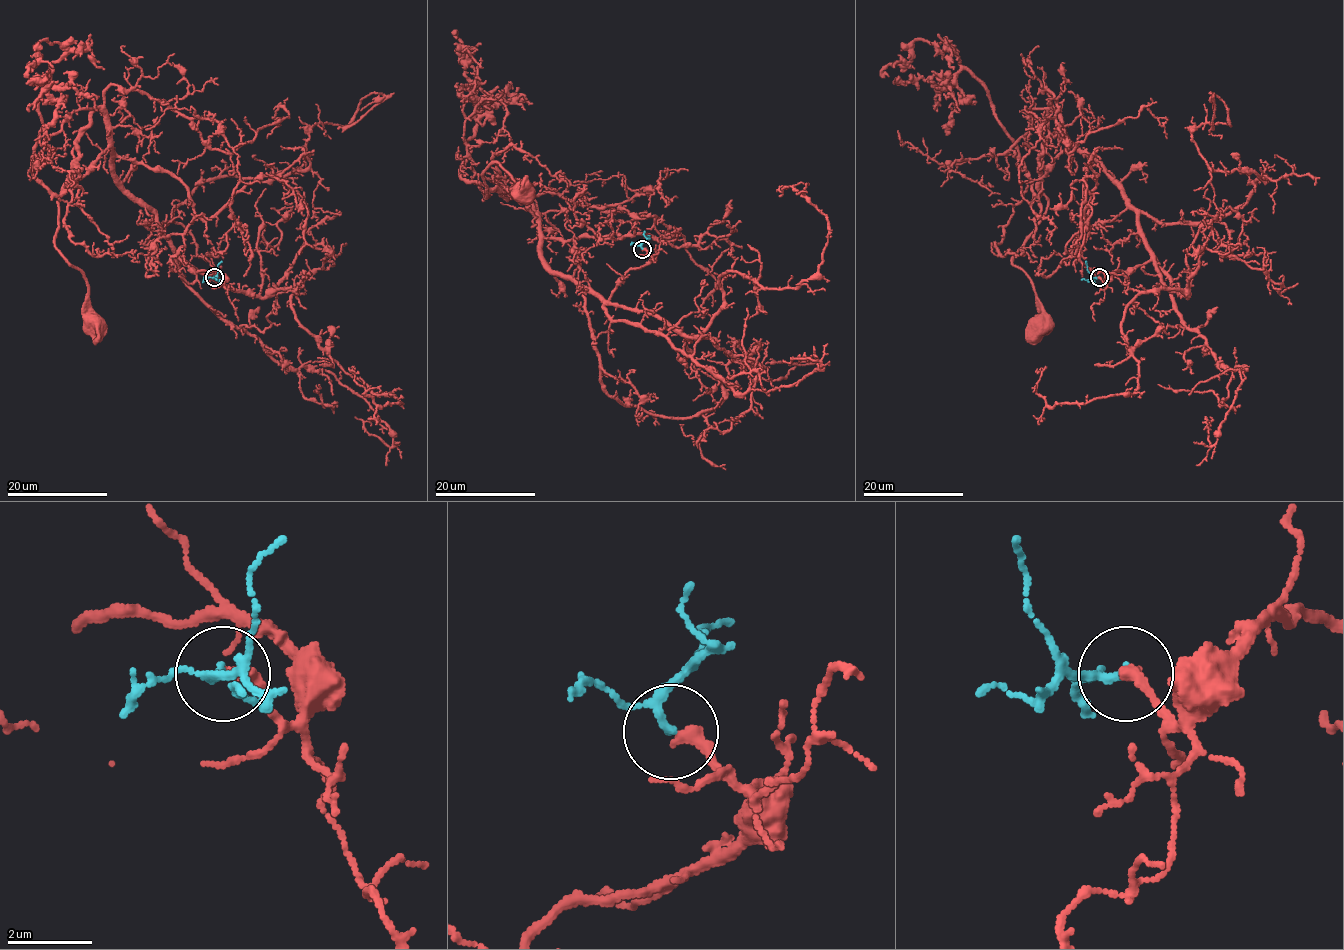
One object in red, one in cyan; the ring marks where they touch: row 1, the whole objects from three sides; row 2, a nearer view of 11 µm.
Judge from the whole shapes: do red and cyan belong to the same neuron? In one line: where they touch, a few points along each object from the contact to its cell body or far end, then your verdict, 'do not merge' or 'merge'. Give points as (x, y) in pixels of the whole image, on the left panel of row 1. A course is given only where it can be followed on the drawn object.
at (214, 277); red runs (214, 278), (179, 259), (108, 148), (58, 198), (54, 239), (87, 280), (97, 320); cyan runs (214, 278), (217, 265), (222, 261); merge

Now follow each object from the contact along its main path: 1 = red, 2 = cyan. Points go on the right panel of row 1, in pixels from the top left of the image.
1: (1099, 278), (1150, 251), (1118, 184), (1068, 148), (1039, 184), (1046, 213), (1013, 264), (1041, 320)
2: (1099, 278), (1091, 276), (1085, 261)

